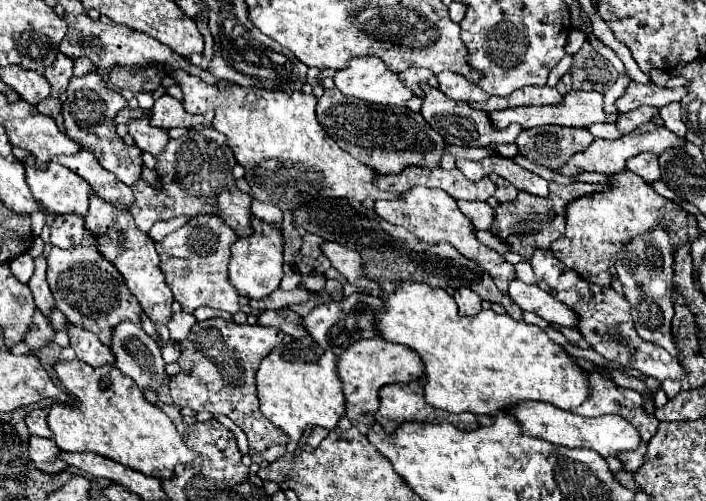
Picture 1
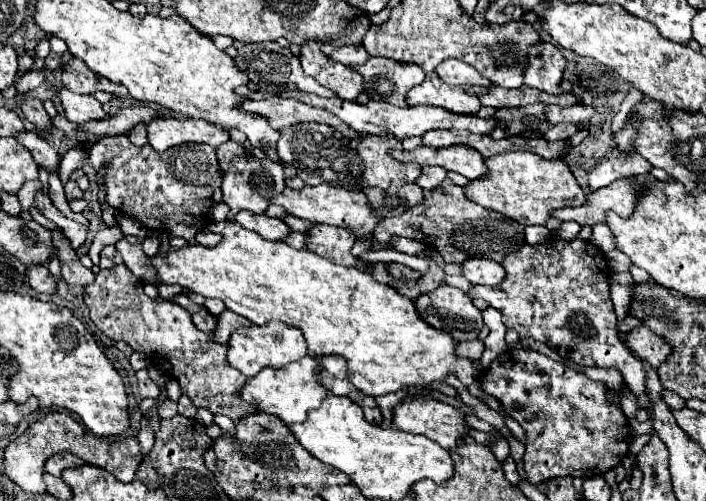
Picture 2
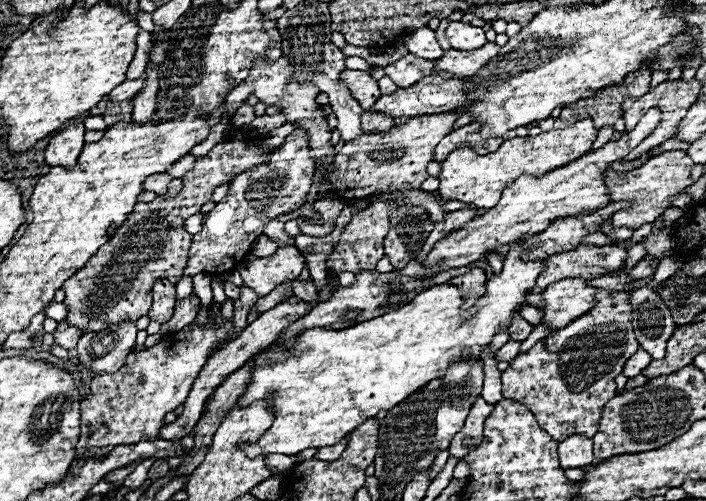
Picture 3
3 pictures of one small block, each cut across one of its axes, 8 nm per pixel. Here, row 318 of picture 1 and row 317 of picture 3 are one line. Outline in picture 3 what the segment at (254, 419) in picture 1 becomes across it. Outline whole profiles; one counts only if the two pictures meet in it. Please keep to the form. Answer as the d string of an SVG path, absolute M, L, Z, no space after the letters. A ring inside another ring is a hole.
M214 302L208 306L208 314L208 324L184 326L182 330L164 336L156 346L128 354L126 364L118 372L104 372L92 378L92 392L80 404L82 434L76 458L84 452L94 452L94 458L102 458L102 454L118 444L136 444L142 436L158 436L164 426L164 416L186 402L198 372L214 354L218 342L226 340L234 328L232 320L222 318L220 304Z

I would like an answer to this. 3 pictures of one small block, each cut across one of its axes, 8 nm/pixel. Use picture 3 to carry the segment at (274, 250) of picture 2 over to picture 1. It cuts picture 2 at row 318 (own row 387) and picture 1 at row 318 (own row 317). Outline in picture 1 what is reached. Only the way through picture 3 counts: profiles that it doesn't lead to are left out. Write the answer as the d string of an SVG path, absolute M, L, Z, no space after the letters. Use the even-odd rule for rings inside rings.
M402 282L394 294L382 300L384 310L374 310L378 318L378 332L384 340L406 344L420 354L428 380L424 386L424 398L434 408L442 408L452 414L472 412L476 416L496 416L502 414L506 406L528 400L550 402L562 410L574 410L590 396L588 372L538 326L514 320L508 314L496 314L494 310L482 310L476 316L458 316L458 306L450 294L416 282Z

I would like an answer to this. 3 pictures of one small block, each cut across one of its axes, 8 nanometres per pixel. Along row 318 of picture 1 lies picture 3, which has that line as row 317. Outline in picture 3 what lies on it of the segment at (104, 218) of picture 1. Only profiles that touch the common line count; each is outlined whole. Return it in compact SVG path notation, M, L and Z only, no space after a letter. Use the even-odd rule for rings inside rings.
M158 280L152 288L154 294L154 304L150 308L150 320L156 322L168 322L174 314L174 306L176 306L176 284L164 280Z

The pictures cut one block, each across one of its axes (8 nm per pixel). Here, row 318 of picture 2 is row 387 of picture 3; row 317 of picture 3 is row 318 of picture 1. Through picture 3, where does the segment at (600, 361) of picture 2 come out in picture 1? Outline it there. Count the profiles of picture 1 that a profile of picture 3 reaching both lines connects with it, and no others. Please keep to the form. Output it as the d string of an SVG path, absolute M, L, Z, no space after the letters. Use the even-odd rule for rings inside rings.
M536 250L534 256L530 258L530 264L536 274L536 284L548 294L552 294L556 300L564 302L568 308L578 312L578 318L580 318L578 330L584 334L584 340L604 358L614 360L628 368L636 368L642 374L656 378L658 382L664 382L666 378L670 380L686 378L686 370L682 370L682 364L678 362L678 358L670 356L662 346L646 342L644 338L638 336L630 318L630 304L622 294L614 292L612 288L602 288L586 282L574 270L570 270L568 266L562 266L562 262L554 258L552 250Z

